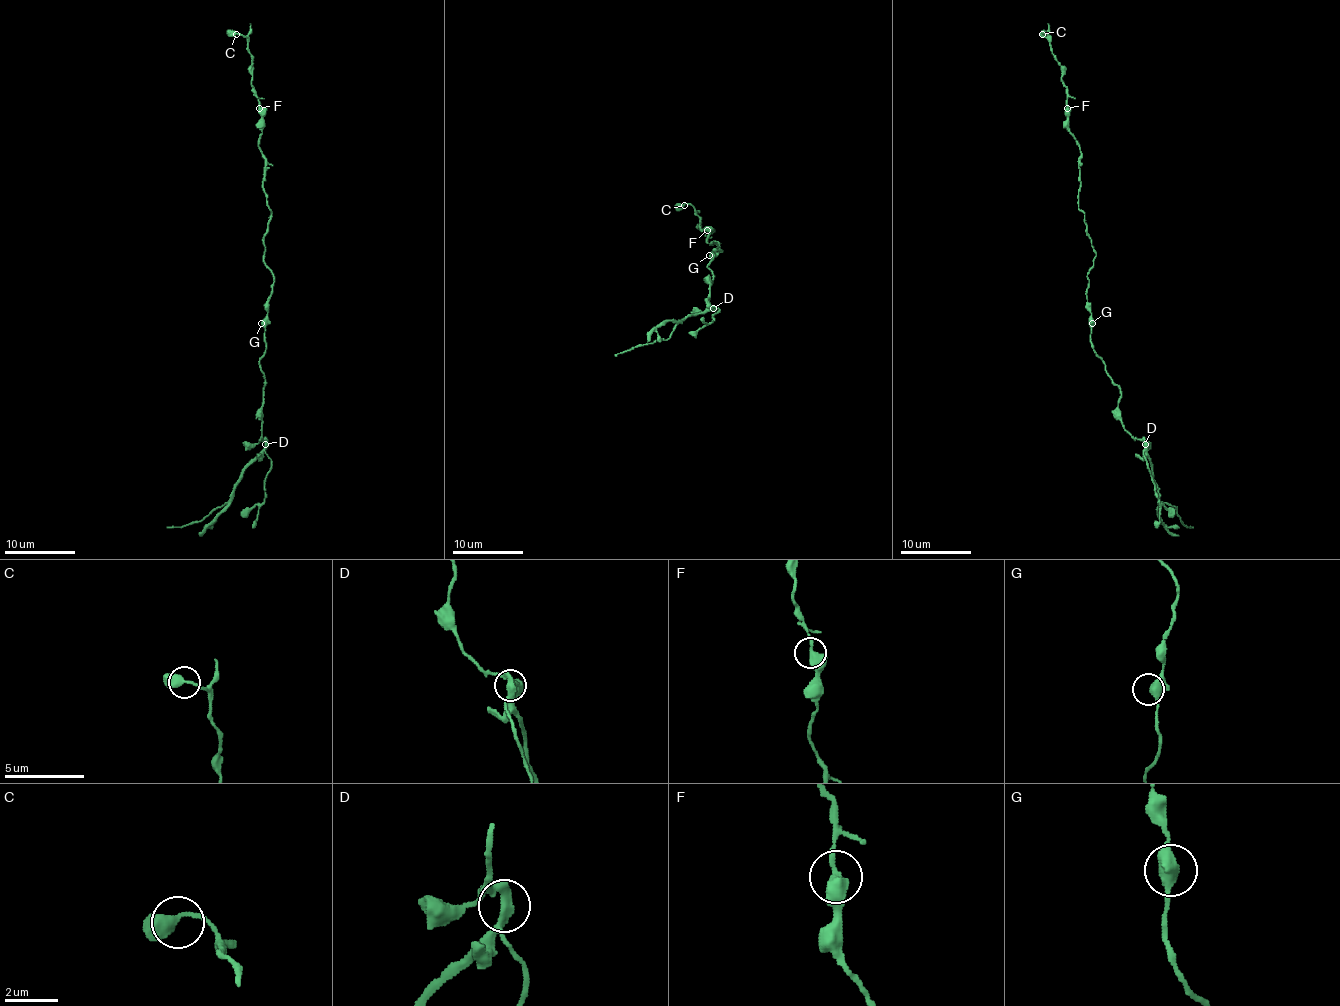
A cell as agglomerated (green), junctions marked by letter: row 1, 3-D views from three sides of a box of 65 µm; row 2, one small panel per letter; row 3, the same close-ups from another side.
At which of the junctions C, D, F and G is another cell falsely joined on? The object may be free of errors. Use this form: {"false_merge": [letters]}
{"false_merge": ["D"]}

